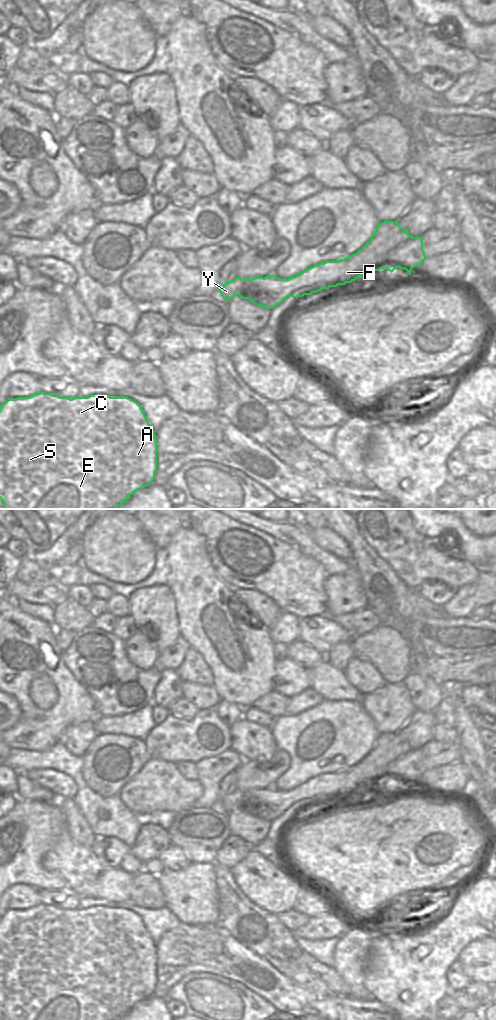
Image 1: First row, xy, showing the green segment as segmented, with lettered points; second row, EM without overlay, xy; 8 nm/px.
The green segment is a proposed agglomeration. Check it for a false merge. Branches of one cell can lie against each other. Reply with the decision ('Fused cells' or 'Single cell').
Fused cells

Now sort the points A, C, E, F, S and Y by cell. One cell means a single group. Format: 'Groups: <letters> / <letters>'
Groups: A C E F S / Y

